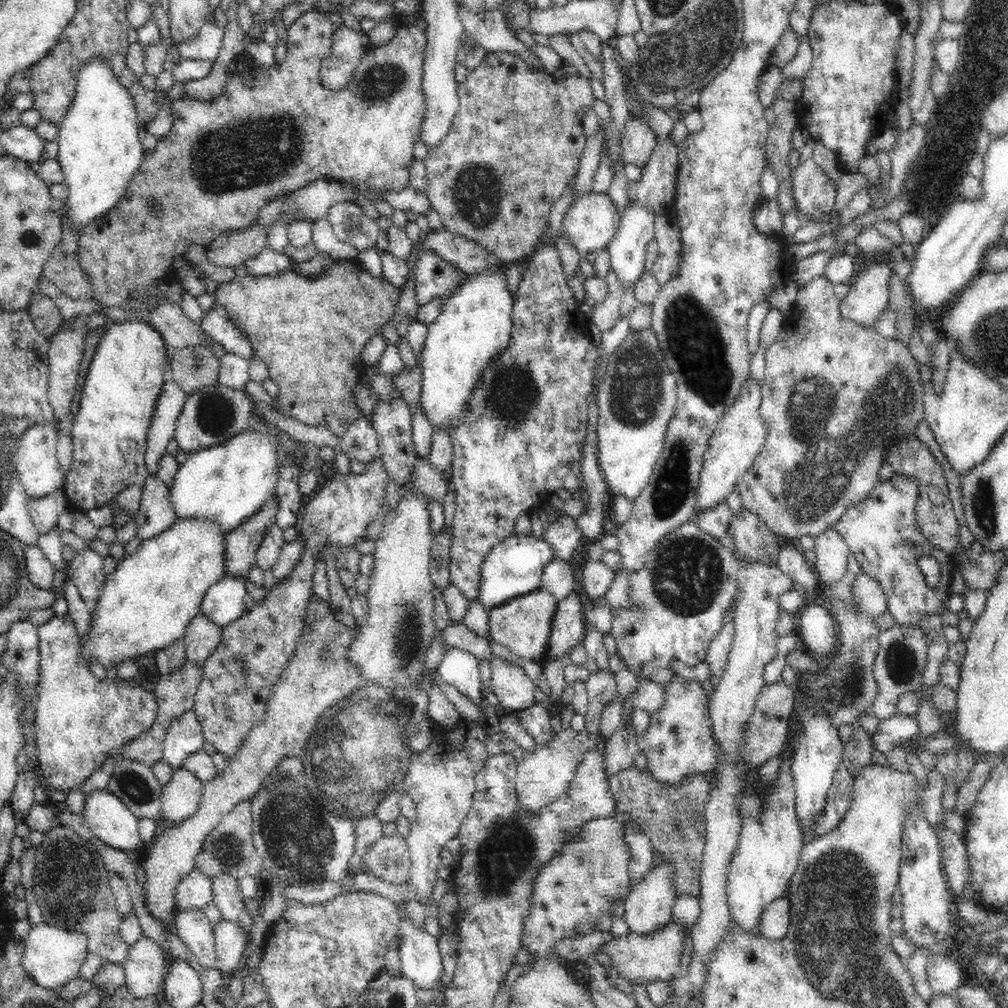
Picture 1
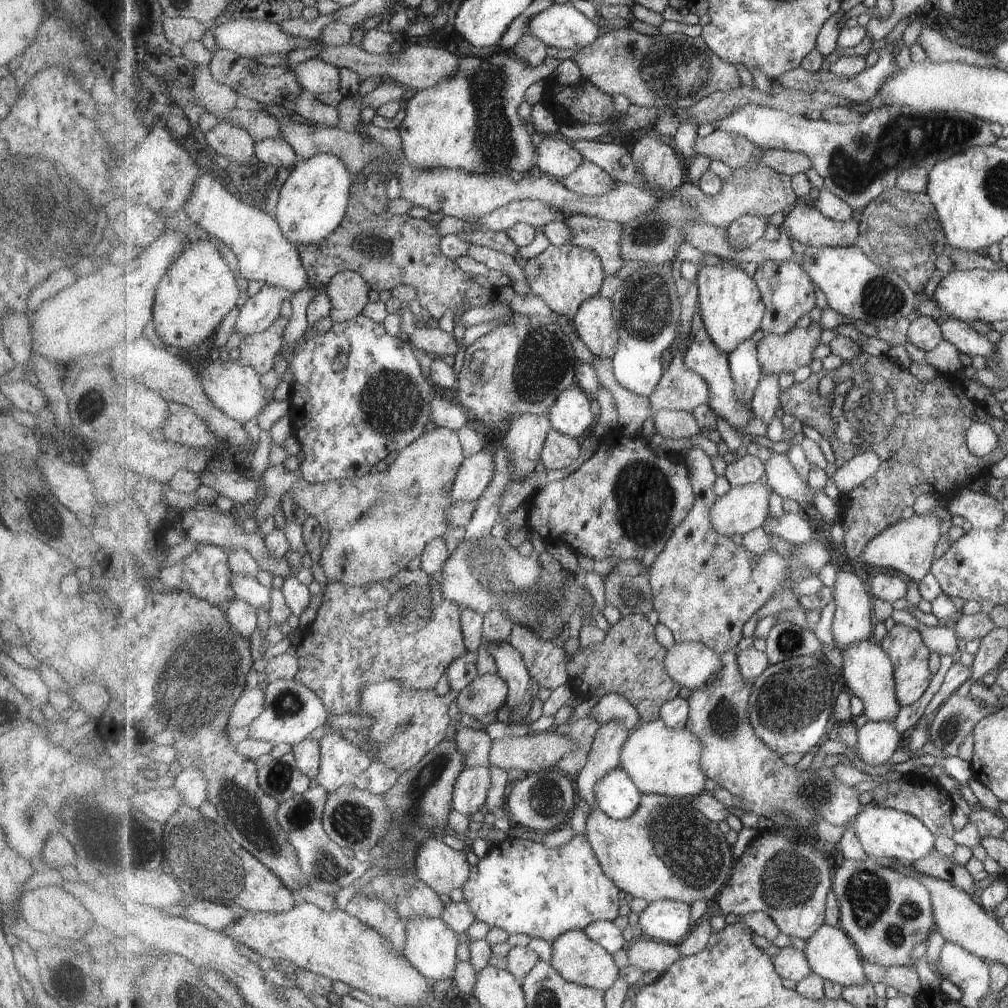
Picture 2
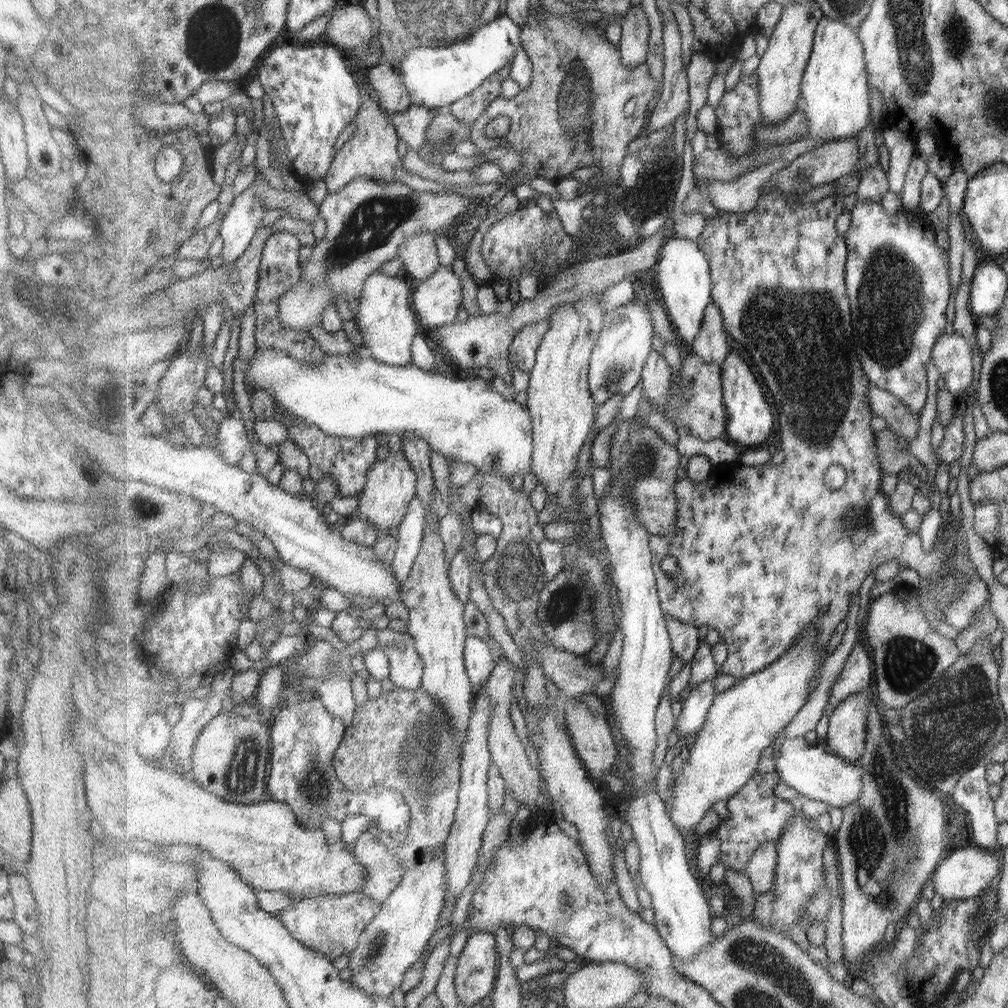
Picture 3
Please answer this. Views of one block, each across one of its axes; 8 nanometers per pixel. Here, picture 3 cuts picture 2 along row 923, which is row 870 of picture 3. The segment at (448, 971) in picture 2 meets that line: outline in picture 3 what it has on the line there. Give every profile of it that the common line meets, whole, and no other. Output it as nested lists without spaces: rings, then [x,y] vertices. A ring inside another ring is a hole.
[[[443,846],[441,851],[431,853],[427,856],[427,860],[423,860],[425,862],[409,870],[404,875],[401,885],[395,888],[391,896],[383,903],[381,911],[377,913],[369,927],[361,933],[358,946],[350,955],[349,969],[352,972],[352,977],[349,981],[351,984],[359,986],[365,994],[369,994],[375,999],[385,998],[385,1000],[390,1000],[391,996],[395,994],[395,990],[403,984],[407,970],[413,968],[413,964],[423,956],[423,952],[429,946],[429,940],[437,930],[437,924],[439,924],[439,918],[441,918],[441,912],[443,912],[443,906],[445,906],[447,900],[445,859],[447,859],[447,856]]]

